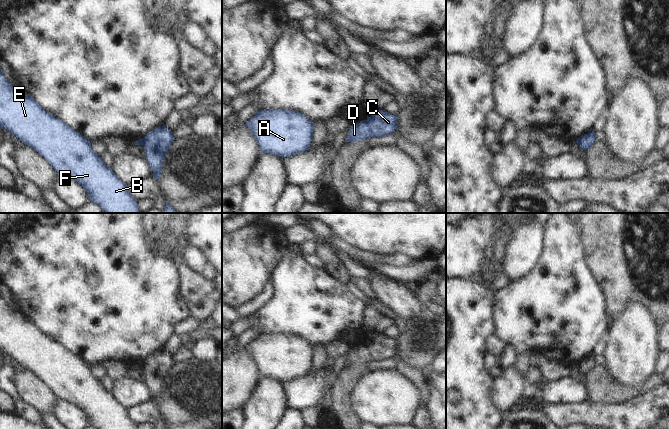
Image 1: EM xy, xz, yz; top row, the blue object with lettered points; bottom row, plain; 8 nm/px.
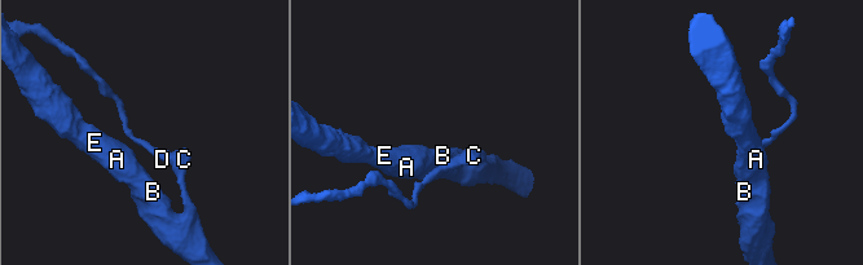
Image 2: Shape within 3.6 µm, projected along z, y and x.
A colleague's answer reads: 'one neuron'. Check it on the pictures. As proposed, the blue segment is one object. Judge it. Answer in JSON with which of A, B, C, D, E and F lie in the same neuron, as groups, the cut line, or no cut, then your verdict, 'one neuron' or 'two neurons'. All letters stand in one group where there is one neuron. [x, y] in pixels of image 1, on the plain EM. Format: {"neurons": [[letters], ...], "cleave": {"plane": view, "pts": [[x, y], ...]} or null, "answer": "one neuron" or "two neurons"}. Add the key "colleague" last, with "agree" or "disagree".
{"neurons": [["A", "B", "C", "E", "F"], ["D"]], "cleave": {"plane": "xz", "pts": [[366, 344], [370, 357], [373, 360]]}, "answer": "two neurons", "colleague": "disagree"}

